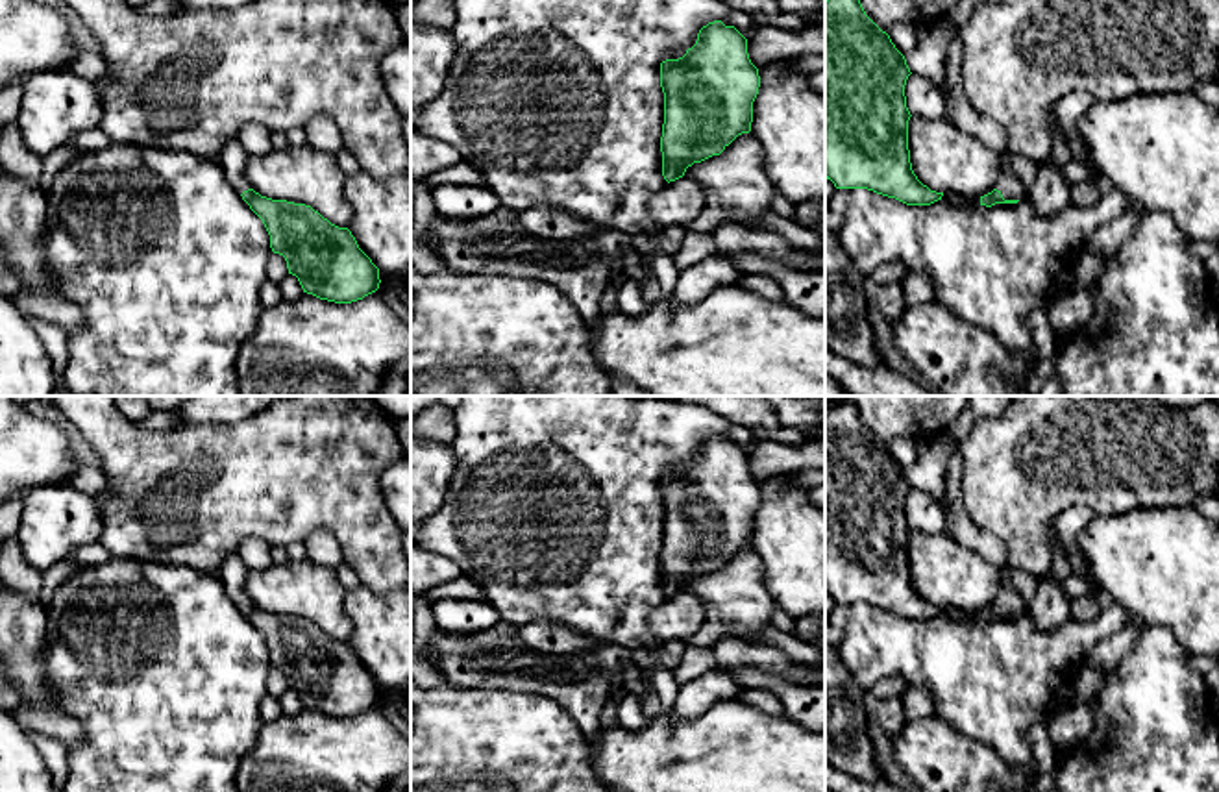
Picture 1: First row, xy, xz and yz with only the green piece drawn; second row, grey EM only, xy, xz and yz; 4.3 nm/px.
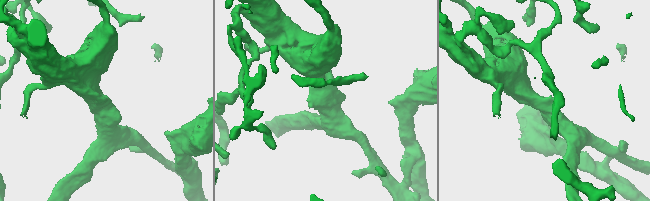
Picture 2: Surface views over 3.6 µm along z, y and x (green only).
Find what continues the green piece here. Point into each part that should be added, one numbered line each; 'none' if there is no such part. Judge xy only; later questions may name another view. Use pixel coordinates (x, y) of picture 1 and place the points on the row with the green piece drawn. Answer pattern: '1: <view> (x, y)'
1: xy (232, 158)

